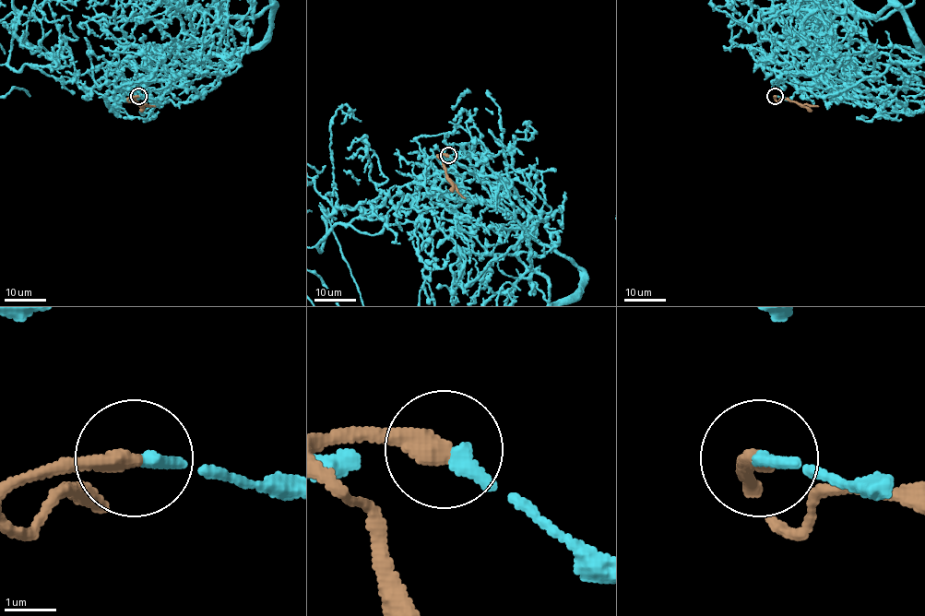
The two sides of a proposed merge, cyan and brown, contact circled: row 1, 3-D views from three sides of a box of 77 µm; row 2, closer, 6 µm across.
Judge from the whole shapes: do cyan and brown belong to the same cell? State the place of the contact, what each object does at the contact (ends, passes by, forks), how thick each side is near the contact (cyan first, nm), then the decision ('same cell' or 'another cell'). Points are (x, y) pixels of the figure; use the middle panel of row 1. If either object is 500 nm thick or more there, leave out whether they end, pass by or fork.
at (448, 155); cyan ends there; brown ends there; 280 nm thick on the cyan side, 400 nm on the other; same cell

